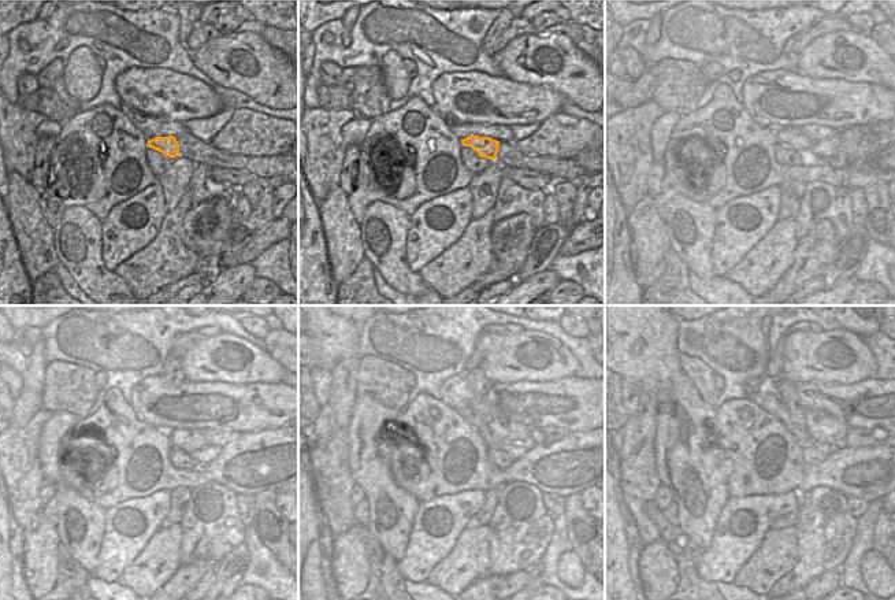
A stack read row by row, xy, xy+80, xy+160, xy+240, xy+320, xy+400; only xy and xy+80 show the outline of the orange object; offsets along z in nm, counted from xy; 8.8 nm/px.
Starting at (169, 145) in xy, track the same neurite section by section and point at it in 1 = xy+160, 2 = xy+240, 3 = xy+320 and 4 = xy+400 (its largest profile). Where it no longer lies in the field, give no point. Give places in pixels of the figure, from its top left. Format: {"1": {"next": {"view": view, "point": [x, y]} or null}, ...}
{"1": {"next": {"view": "xy+160", "point": [793, 137]}}, "2": {"next": {"view": "xy+240", "point": [189, 441]}}, "3": {"next": {"view": "xy+320", "point": [512, 432]}}, "4": {"next": {"view": "xy+400", "point": [823, 428]}}}

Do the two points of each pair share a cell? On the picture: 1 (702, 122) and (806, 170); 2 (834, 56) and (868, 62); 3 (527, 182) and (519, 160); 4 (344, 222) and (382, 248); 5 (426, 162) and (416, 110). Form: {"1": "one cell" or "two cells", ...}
{"1": "one cell", "2": "one cell", "3": "two cells", "4": "two cells", "5": "one cell"}

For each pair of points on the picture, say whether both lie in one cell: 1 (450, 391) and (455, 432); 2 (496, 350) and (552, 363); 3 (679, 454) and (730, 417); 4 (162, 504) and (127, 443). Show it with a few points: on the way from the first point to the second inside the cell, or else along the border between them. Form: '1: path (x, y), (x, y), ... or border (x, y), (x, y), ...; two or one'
1: border (439, 400), (456, 410); two
2: path (511, 351), (524, 351), (528, 355), (541, 356); one
3: border (716, 411), (712, 419), (712, 429); two
4: border (170, 491), (156, 491), (125, 500); two

